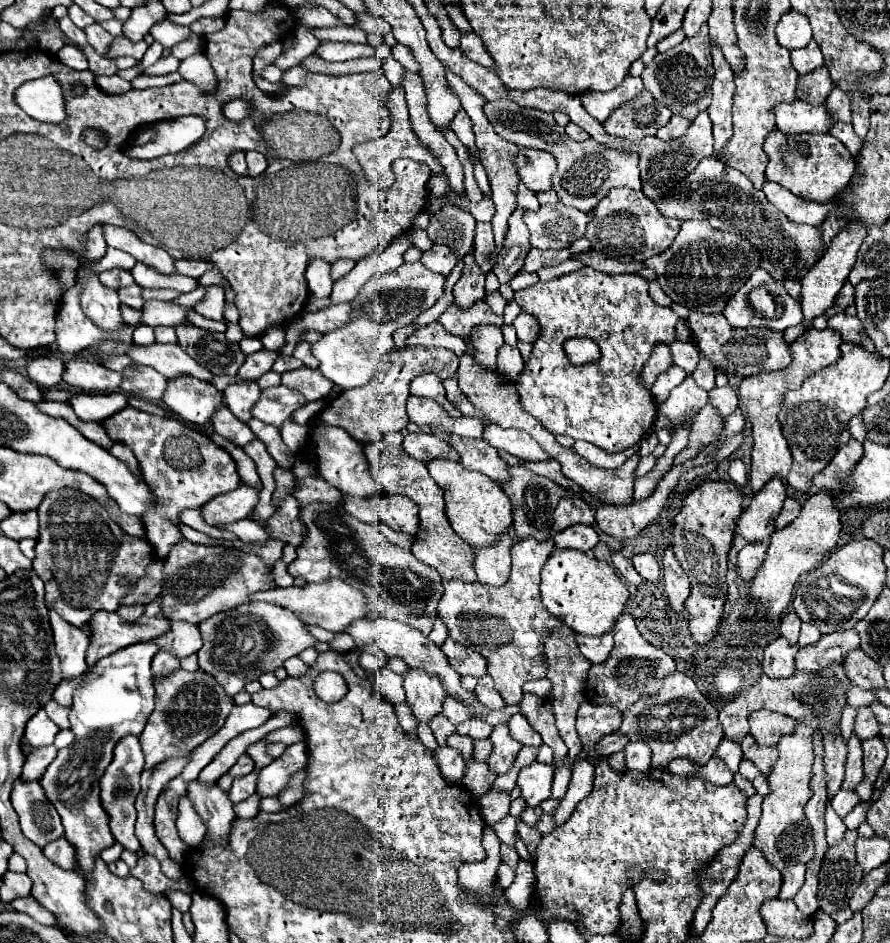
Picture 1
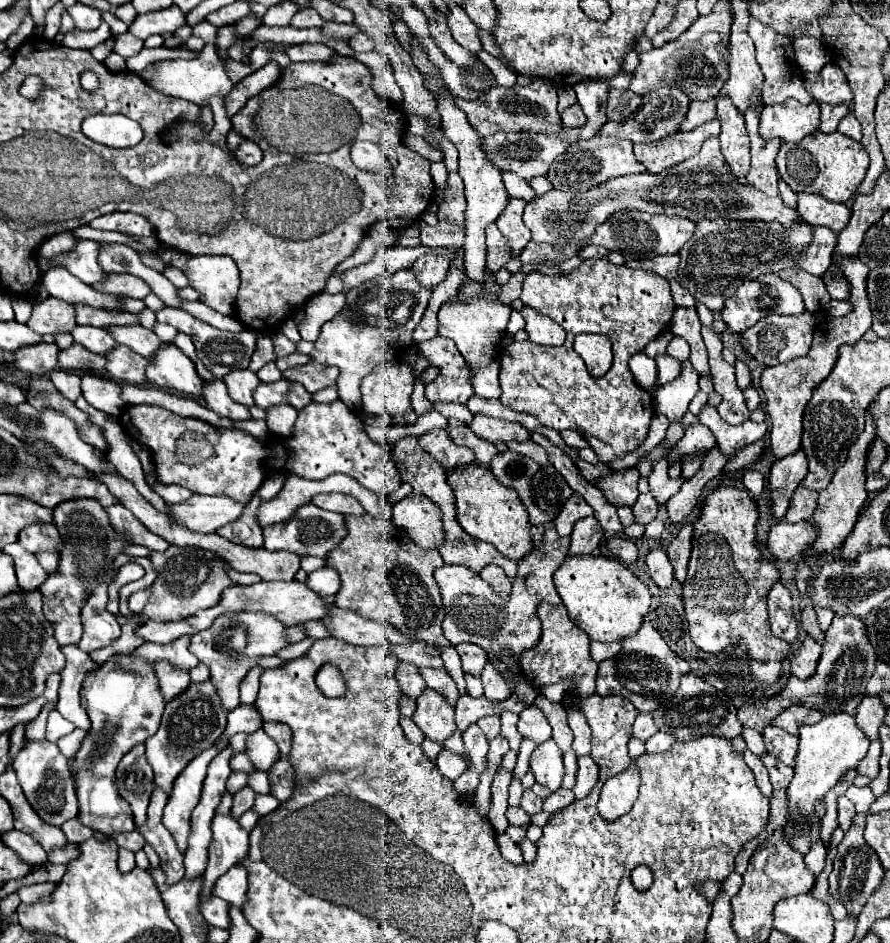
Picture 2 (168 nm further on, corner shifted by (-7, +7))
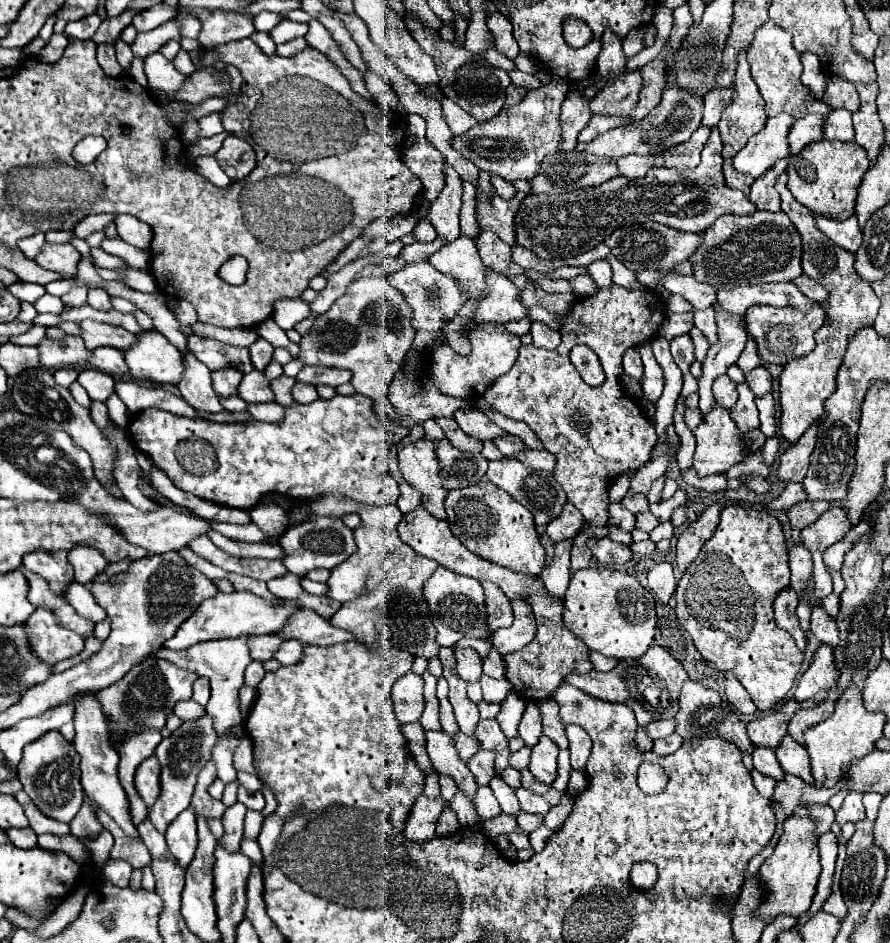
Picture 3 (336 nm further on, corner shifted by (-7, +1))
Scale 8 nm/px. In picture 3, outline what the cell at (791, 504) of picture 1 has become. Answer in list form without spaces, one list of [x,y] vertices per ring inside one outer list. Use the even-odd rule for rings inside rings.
[[[810,499],[800,501],[798,505],[794,505],[786,511],[786,515],[790,519],[790,527],[804,529],[806,525],[814,523],[828,507],[830,507],[830,503],[826,503],[826,501],[810,501]]]

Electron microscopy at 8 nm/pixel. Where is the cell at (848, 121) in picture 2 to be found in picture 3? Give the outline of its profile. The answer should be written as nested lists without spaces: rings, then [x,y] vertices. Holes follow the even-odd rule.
[[[836,109],[828,115],[824,125],[824,139],[838,141],[854,141],[854,125],[852,115],[846,109]]]

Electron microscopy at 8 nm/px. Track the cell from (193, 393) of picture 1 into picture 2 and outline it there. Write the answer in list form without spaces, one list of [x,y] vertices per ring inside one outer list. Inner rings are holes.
[[[166,343],[154,359],[148,359],[146,377],[152,385],[162,389],[174,389],[194,397],[202,395],[204,381],[198,377],[194,363],[174,343]]]

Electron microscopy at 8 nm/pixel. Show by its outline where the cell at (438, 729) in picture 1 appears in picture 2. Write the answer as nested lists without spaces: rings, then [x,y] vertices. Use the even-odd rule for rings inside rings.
[[[456,731],[452,737],[448,737],[448,739],[444,741],[444,749],[452,751],[452,753],[456,753],[456,755],[462,755],[464,761],[466,761],[466,765],[470,767],[470,761],[466,759],[466,753],[464,753],[464,743],[462,743],[462,733],[460,733],[460,731]]]

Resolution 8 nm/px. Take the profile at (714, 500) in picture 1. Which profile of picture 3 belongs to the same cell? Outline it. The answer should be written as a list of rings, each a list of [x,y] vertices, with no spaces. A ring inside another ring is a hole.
[[[728,505],[720,513],[720,523],[712,539],[708,539],[706,545],[702,547],[702,553],[698,555],[698,563],[694,561],[686,569],[676,589],[676,601],[678,601],[676,615],[680,625],[686,631],[670,629],[670,633],[658,633],[654,637],[654,643],[668,649],[682,663],[682,667],[688,671],[692,681],[706,683],[706,677],[714,675],[708,661],[714,663],[718,671],[736,673],[736,677],[740,679],[740,683],[756,703],[756,707],[760,711],[768,711],[784,701],[784,695],[792,689],[796,673],[800,671],[800,663],[802,663],[802,651],[796,647],[794,639],[788,633],[776,627],[774,615],[772,615],[774,599],[778,591],[788,587],[788,583],[790,583],[788,549],[786,549],[778,519],[766,511]],[[704,575],[714,575],[714,587],[708,587],[708,581],[704,579]]]

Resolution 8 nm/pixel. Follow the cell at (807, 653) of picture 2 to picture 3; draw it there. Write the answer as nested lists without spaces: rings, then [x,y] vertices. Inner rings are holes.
[[[820,645],[818,651],[814,653],[814,659],[812,659],[808,671],[800,677],[800,681],[796,685],[794,699],[806,701],[806,699],[812,699],[822,689],[834,689],[836,677],[838,677],[838,669],[834,669],[832,647]]]

